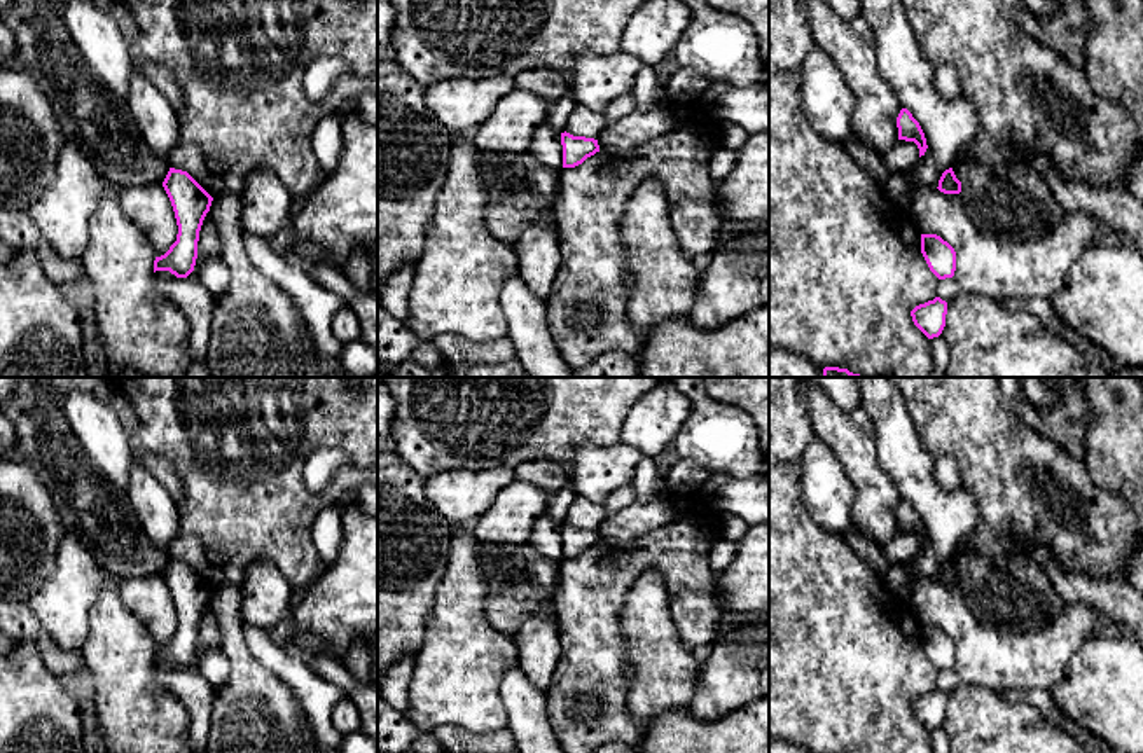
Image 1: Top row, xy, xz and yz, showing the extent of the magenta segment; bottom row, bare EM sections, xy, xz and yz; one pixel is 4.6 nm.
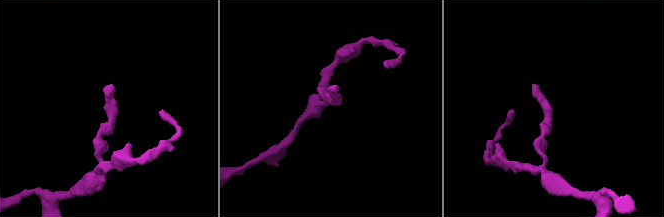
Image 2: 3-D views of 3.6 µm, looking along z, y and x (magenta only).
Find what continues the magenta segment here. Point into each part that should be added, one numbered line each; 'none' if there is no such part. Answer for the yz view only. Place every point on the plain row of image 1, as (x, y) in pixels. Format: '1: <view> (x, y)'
none

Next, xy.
none

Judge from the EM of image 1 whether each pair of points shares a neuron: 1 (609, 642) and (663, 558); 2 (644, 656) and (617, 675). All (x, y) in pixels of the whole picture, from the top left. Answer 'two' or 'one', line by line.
1: one
2: two

